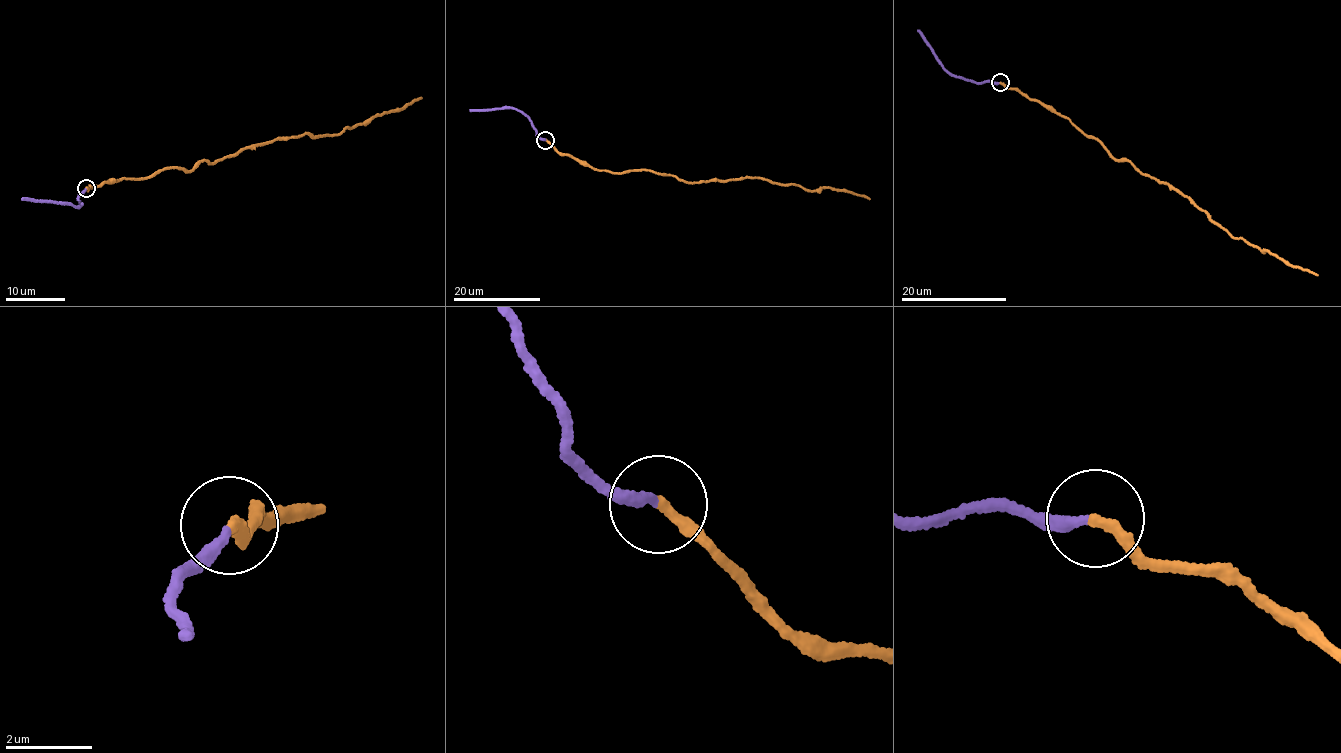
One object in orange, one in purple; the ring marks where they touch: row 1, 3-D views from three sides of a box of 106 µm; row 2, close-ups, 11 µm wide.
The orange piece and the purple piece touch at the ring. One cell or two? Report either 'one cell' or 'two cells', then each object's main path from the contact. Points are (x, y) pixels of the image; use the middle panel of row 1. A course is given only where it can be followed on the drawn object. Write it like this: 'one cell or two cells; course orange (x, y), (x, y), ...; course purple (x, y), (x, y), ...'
one cell; course orange (545, 139), (560, 153), (613, 173), (647, 169), (693, 183), (760, 176), (812, 191), (845, 189), (870, 199); course purple (545, 139), (538, 136), (529, 118), (515, 109), (470, 109)

